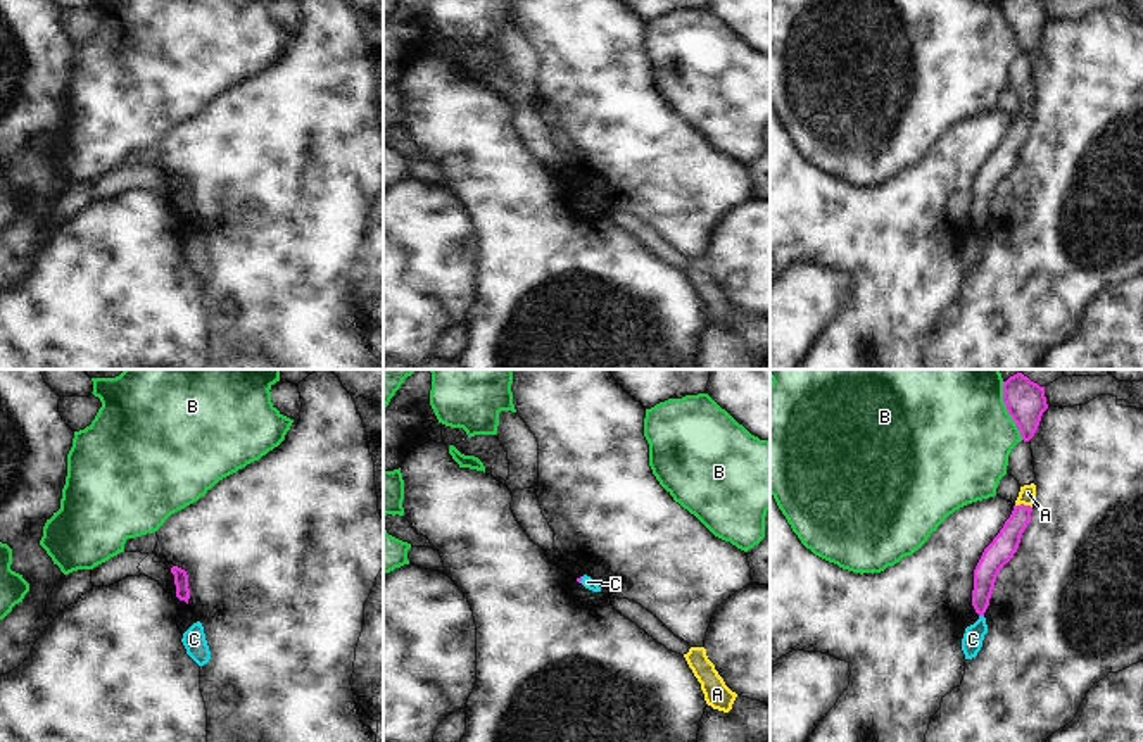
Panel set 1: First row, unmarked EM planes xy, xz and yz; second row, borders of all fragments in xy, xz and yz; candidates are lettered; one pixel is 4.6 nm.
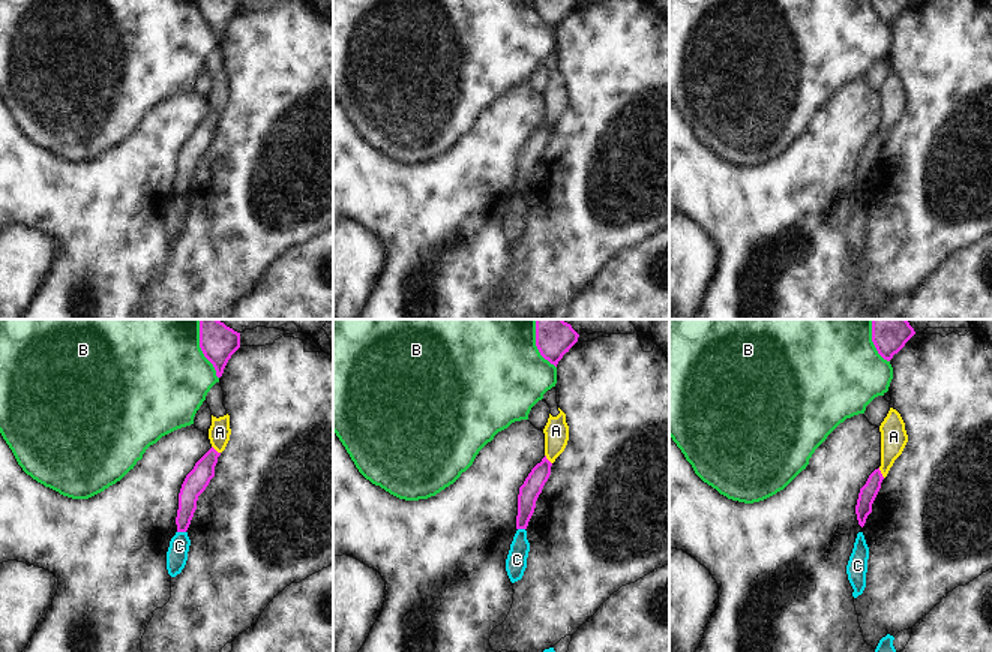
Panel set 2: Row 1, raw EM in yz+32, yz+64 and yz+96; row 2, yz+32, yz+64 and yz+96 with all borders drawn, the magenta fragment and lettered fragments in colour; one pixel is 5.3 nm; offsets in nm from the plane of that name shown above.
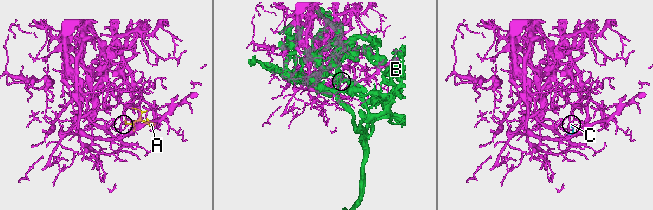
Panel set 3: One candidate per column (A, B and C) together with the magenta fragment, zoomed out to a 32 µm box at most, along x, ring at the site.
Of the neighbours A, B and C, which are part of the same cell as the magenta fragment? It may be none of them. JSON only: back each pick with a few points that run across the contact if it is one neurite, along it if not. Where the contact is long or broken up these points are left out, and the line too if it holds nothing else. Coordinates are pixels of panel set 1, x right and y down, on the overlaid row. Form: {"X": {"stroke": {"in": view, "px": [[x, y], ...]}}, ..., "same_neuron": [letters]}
{"same_neuron": []}

